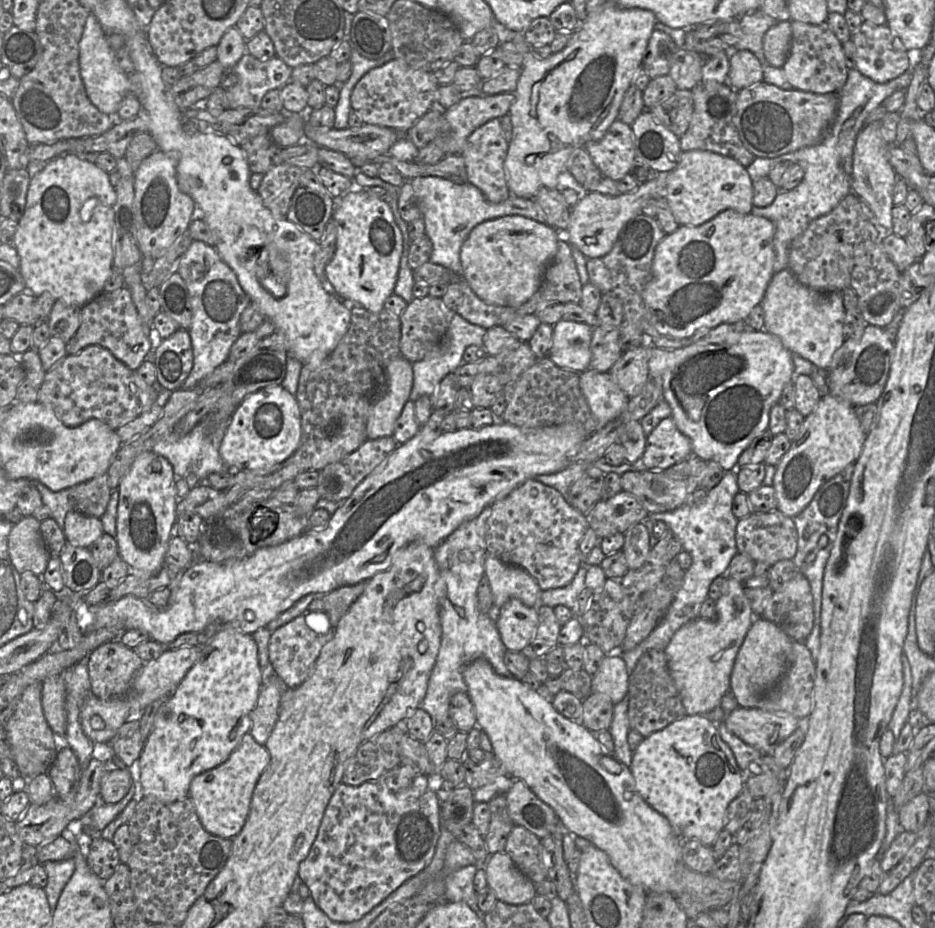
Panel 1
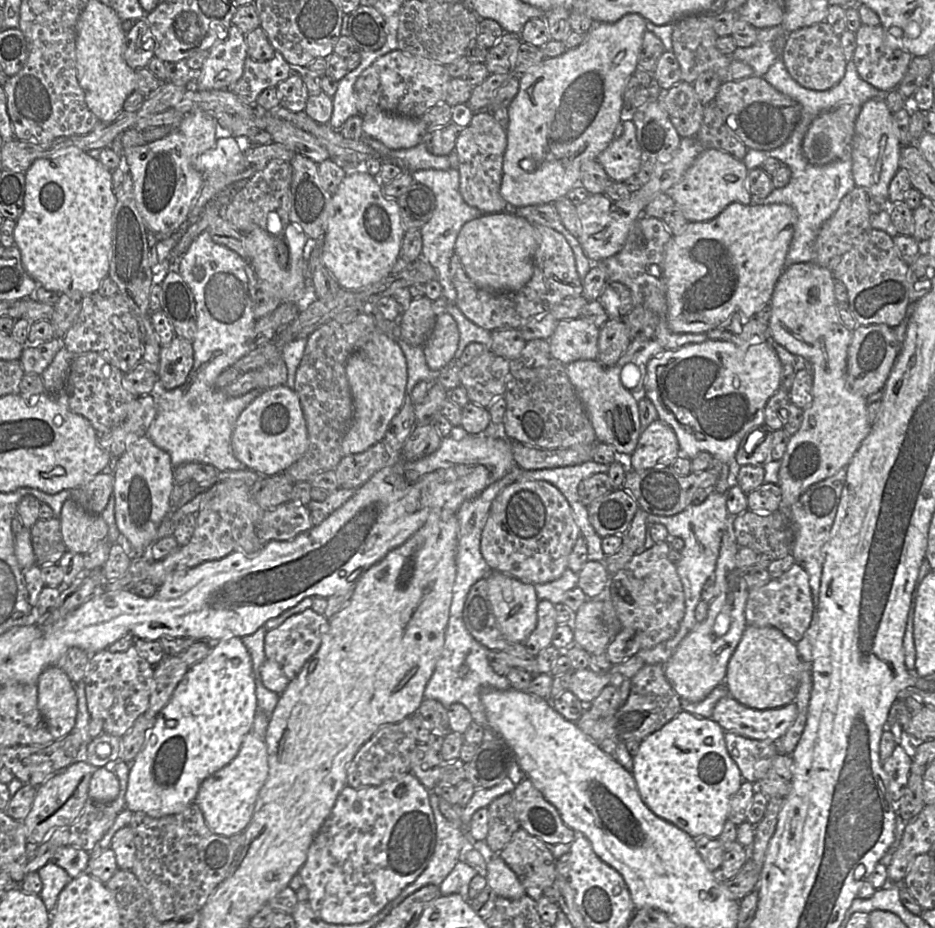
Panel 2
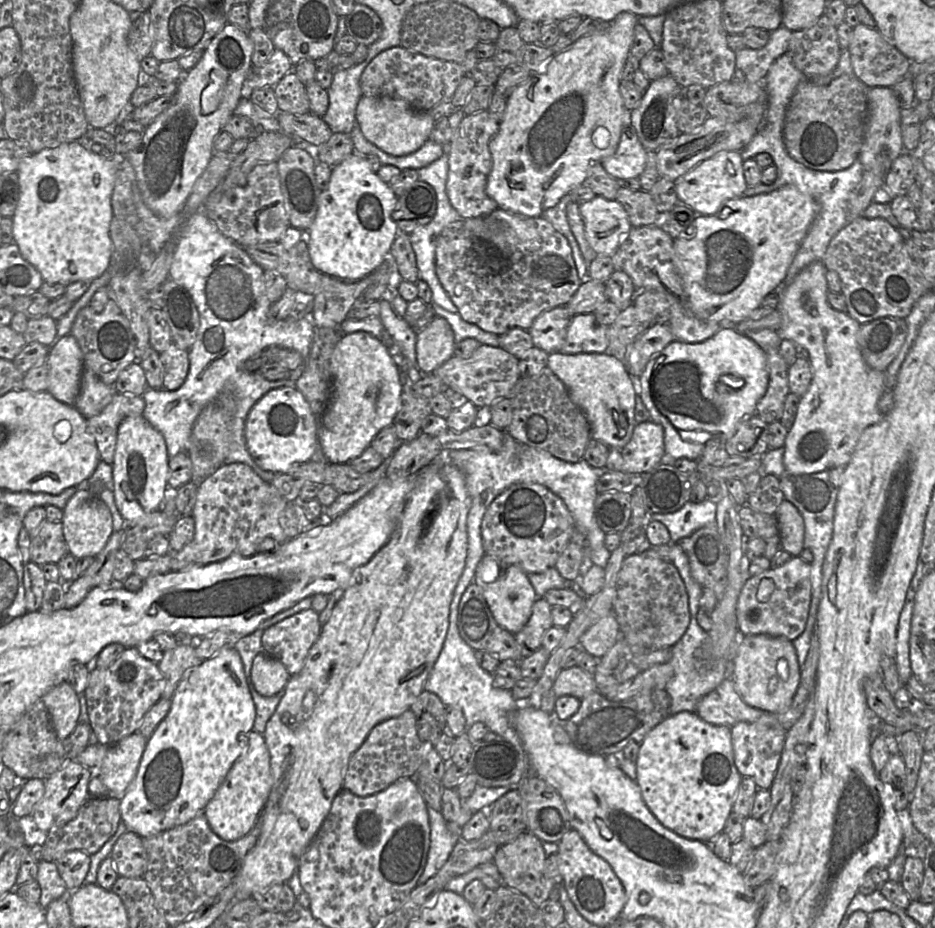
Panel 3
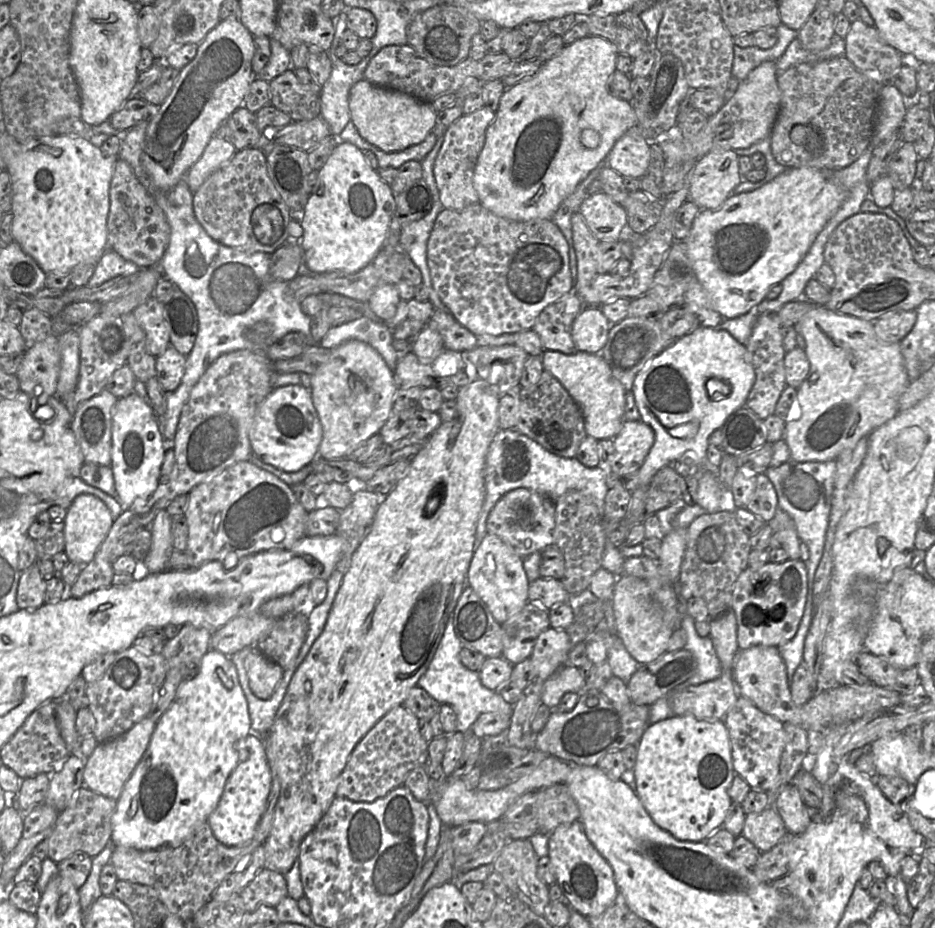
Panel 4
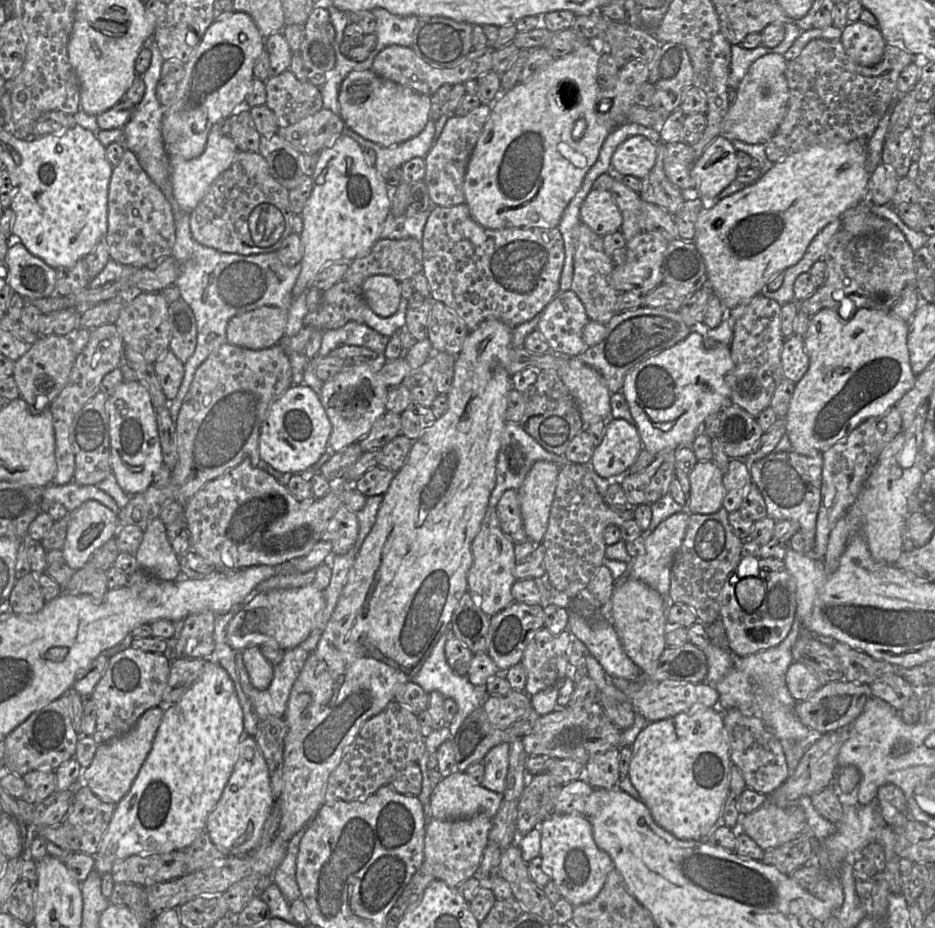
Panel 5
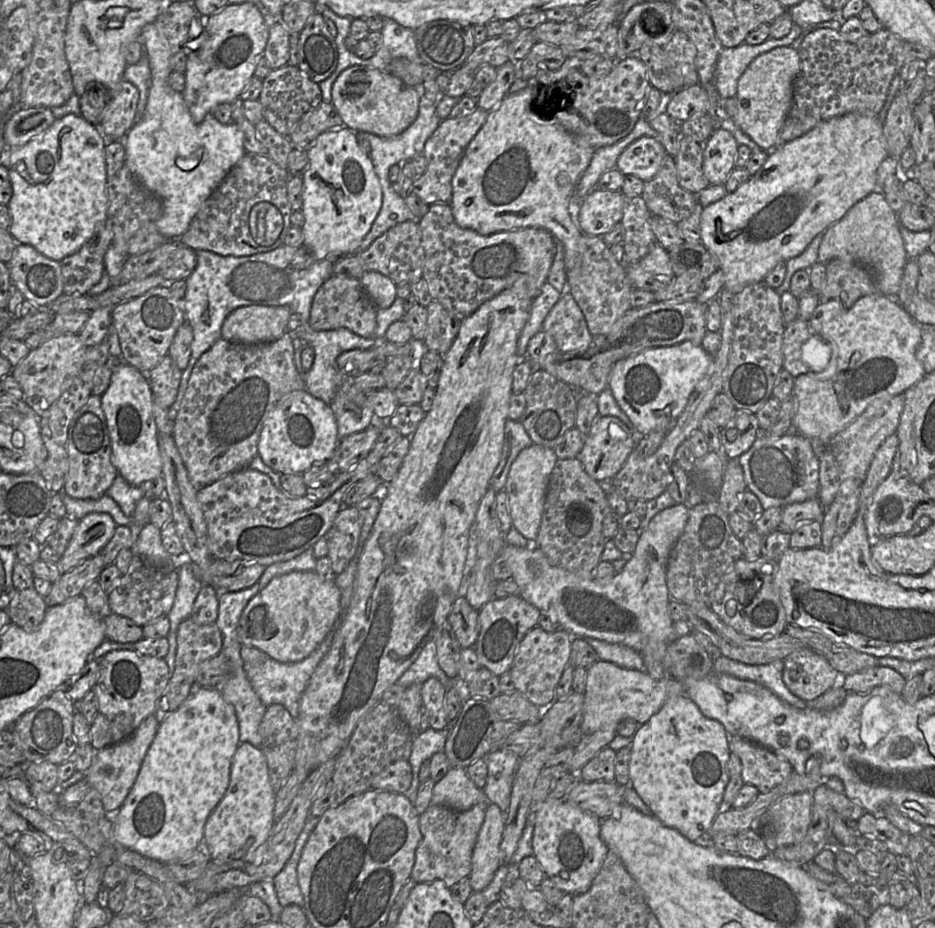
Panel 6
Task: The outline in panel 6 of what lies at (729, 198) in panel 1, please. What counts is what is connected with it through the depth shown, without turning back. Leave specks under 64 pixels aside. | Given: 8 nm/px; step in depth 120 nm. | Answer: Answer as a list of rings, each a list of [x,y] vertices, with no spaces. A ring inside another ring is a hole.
[[[724,128],[716,129],[703,146],[703,172],[710,185],[724,185],[735,168],[739,144]]]

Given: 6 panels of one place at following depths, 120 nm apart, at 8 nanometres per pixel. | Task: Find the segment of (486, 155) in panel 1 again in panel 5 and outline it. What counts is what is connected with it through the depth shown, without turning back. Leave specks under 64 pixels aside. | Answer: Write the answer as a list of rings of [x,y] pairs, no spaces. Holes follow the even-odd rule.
[[[481,104],[465,116],[450,117],[440,137],[424,157],[423,181],[427,186],[430,200],[437,206],[452,207],[465,203],[463,183],[467,165],[489,115],[490,107]]]

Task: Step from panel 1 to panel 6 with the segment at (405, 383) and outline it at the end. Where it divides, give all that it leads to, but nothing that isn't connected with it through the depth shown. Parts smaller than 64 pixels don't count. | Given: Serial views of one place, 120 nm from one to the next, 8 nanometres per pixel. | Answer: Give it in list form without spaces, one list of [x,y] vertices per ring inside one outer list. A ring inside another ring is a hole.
[[[353,378],[344,379],[329,406],[335,415],[339,440],[364,431],[374,418],[366,395],[354,386]]]

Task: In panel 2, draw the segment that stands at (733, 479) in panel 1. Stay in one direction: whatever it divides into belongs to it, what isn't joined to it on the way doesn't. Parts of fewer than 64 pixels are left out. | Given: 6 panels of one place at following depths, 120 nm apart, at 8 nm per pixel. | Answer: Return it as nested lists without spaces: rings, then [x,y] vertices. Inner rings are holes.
[[[711,491],[707,499],[699,504],[690,504],[682,512],[673,516],[659,516],[650,514],[647,517],[649,524],[662,524],[666,527],[670,538],[681,538],[684,547],[680,551],[681,558],[677,563],[677,572],[683,585],[685,598],[685,614],[676,634],[669,640],[662,642],[651,649],[640,649],[636,654],[642,658],[645,664],[664,665],[675,652],[681,640],[693,630],[697,621],[695,610],[701,599],[701,593],[705,583],[709,579],[715,579],[716,564],[720,553],[722,535],[730,528],[733,516],[727,509],[726,493]]]

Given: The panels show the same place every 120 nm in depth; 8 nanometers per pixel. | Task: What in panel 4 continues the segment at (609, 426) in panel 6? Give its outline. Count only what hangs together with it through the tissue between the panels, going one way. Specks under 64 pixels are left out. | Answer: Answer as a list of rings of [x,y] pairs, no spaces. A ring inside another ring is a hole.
[[[625,421],[619,434],[612,439],[615,451],[603,465],[608,472],[631,473],[638,471],[654,444],[653,429],[642,421]]]

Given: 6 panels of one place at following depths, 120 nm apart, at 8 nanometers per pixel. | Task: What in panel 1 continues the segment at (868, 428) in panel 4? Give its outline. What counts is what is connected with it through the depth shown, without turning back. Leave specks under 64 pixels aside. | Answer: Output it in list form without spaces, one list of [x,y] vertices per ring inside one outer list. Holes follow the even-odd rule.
[[[783,269],[773,275],[760,305],[765,315],[764,330],[777,336],[792,354],[827,372],[835,352],[846,340],[842,292],[820,293],[801,284],[790,269]],[[831,394],[822,397],[816,409],[805,417],[796,440],[776,466],[773,487],[777,509],[791,518],[801,513],[825,482],[858,460],[866,435],[853,406]]]

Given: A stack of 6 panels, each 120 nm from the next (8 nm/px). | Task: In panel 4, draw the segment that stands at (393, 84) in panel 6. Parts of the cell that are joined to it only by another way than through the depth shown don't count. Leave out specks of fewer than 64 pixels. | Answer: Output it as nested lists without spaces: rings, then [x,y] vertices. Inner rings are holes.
[[[362,79],[349,92],[350,121],[359,135],[384,152],[398,152],[421,143],[435,125],[436,112],[431,103],[408,94],[375,86]]]

